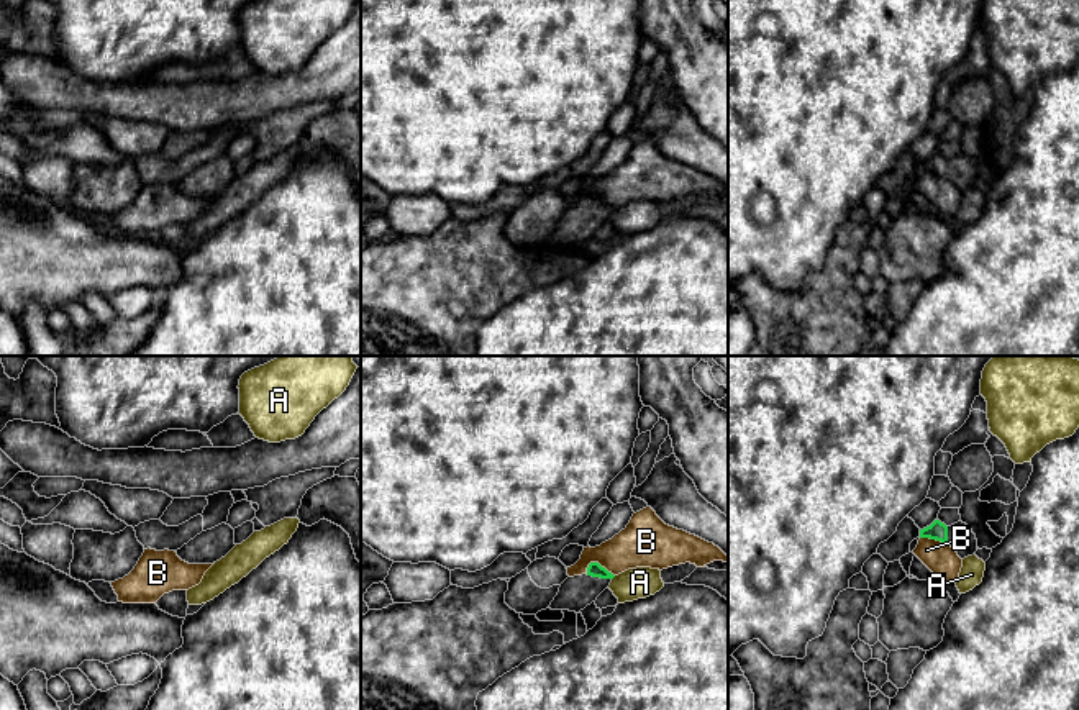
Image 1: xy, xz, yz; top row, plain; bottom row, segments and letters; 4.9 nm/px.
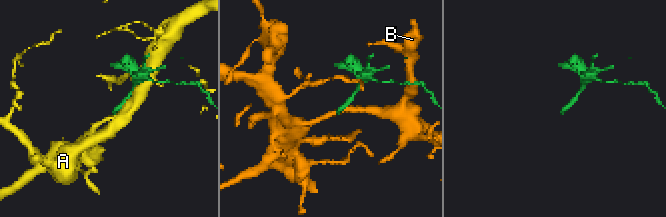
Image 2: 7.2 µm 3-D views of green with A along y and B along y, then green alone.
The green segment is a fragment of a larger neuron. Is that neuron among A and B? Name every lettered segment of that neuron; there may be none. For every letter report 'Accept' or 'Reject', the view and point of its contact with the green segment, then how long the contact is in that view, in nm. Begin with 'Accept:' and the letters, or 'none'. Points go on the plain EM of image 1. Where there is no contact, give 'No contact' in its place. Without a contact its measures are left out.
Accept: none
A: Reject. No contact
B: Reject. Touches green at xz (599, 197). Shared border 150 nm

